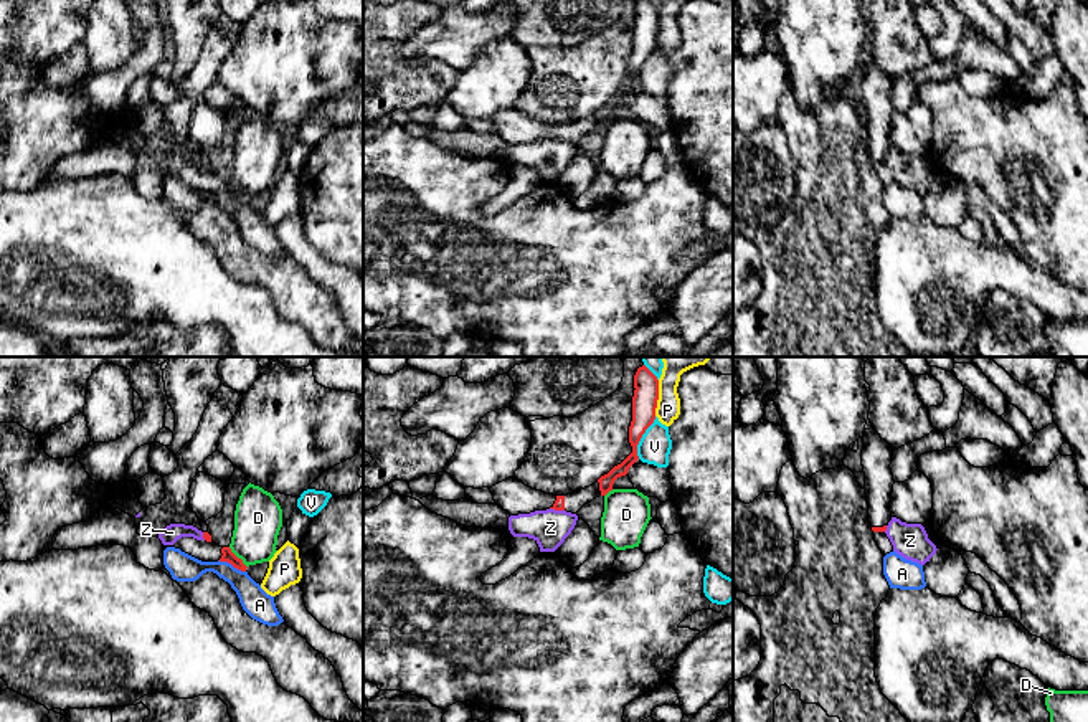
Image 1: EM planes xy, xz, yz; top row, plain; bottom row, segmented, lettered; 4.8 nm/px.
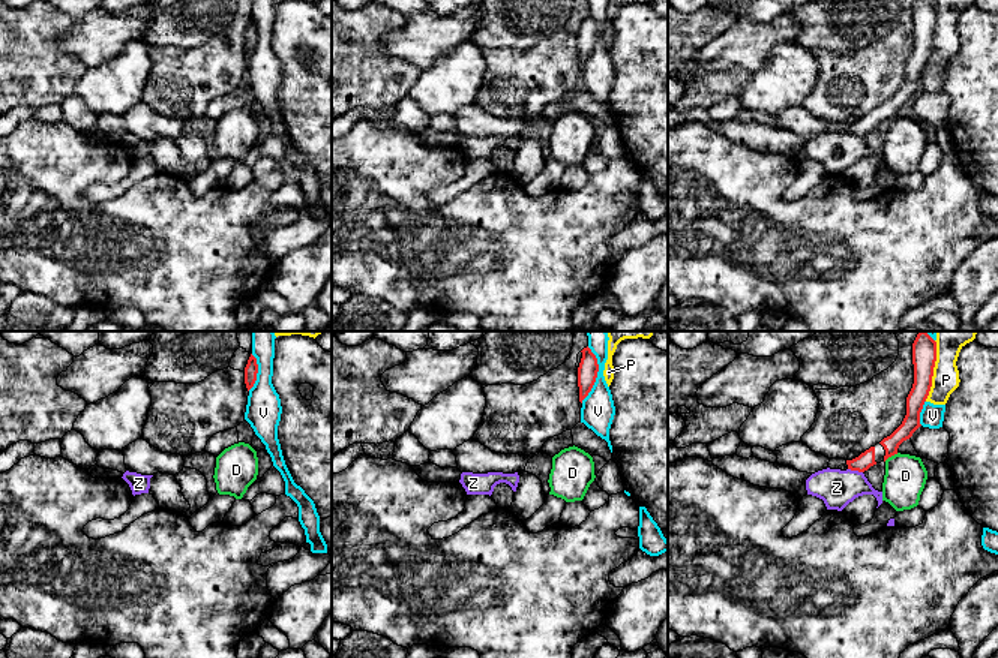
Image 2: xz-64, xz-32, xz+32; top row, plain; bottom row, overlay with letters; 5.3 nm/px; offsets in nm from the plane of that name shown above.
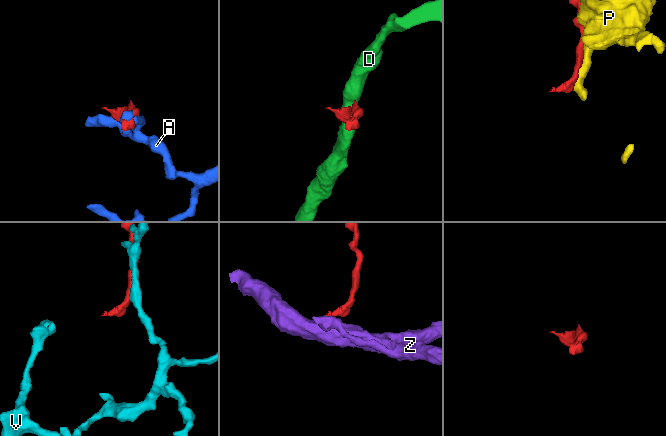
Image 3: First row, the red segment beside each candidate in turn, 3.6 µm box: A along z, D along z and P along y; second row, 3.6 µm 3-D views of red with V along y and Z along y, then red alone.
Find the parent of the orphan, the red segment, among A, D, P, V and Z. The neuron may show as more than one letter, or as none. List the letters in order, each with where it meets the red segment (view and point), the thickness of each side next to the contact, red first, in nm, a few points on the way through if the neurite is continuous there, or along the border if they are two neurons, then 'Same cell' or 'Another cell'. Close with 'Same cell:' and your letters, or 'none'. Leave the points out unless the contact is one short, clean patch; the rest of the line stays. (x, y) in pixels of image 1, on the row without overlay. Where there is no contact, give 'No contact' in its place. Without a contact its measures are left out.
A: Touches red at xy (231, 194). Thickness 60 nm (red) against 140 nm. Another cell
D: Touches red at xy (236, 187). Thickness 60 nm (red) against 240 nm. Another cell
P: Touches red at xz (657, 28). Thickness 130 nm (red) against 120 nm. Another cell
V: Touches red at xz (641, 66). Thickness 130 nm (red) against 160 nm. Another cell
Z: Touches red at xz (557, 139). Thickness 50 nm (red) against 180 nm. Boundary: xz (550, 137), (563, 141). Another cell
Same cell: none

